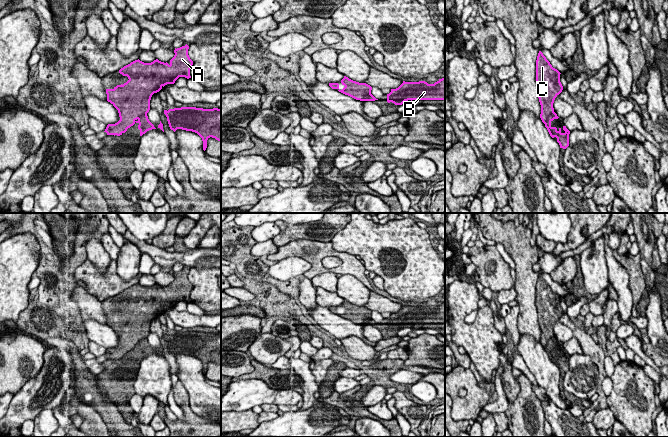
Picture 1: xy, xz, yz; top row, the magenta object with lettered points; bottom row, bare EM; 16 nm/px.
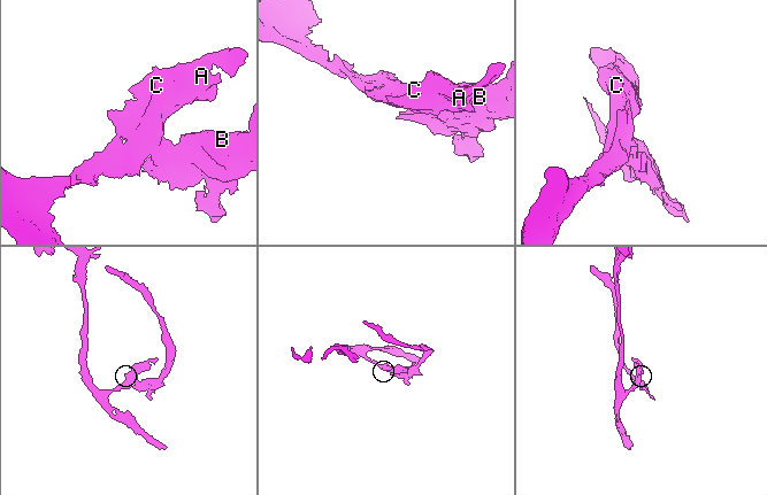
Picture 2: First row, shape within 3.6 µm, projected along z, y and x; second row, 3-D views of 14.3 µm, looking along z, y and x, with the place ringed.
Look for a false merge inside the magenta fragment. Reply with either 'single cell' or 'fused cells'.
fused cells

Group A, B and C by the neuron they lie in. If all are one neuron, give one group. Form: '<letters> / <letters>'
A C / B

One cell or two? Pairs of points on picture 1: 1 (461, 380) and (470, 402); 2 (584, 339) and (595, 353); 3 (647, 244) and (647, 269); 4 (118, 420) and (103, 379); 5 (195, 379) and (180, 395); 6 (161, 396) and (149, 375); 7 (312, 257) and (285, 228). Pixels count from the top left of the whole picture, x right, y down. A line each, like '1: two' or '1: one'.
1: one
2: one
3: one
4: two
5: two
6: one
7: two

